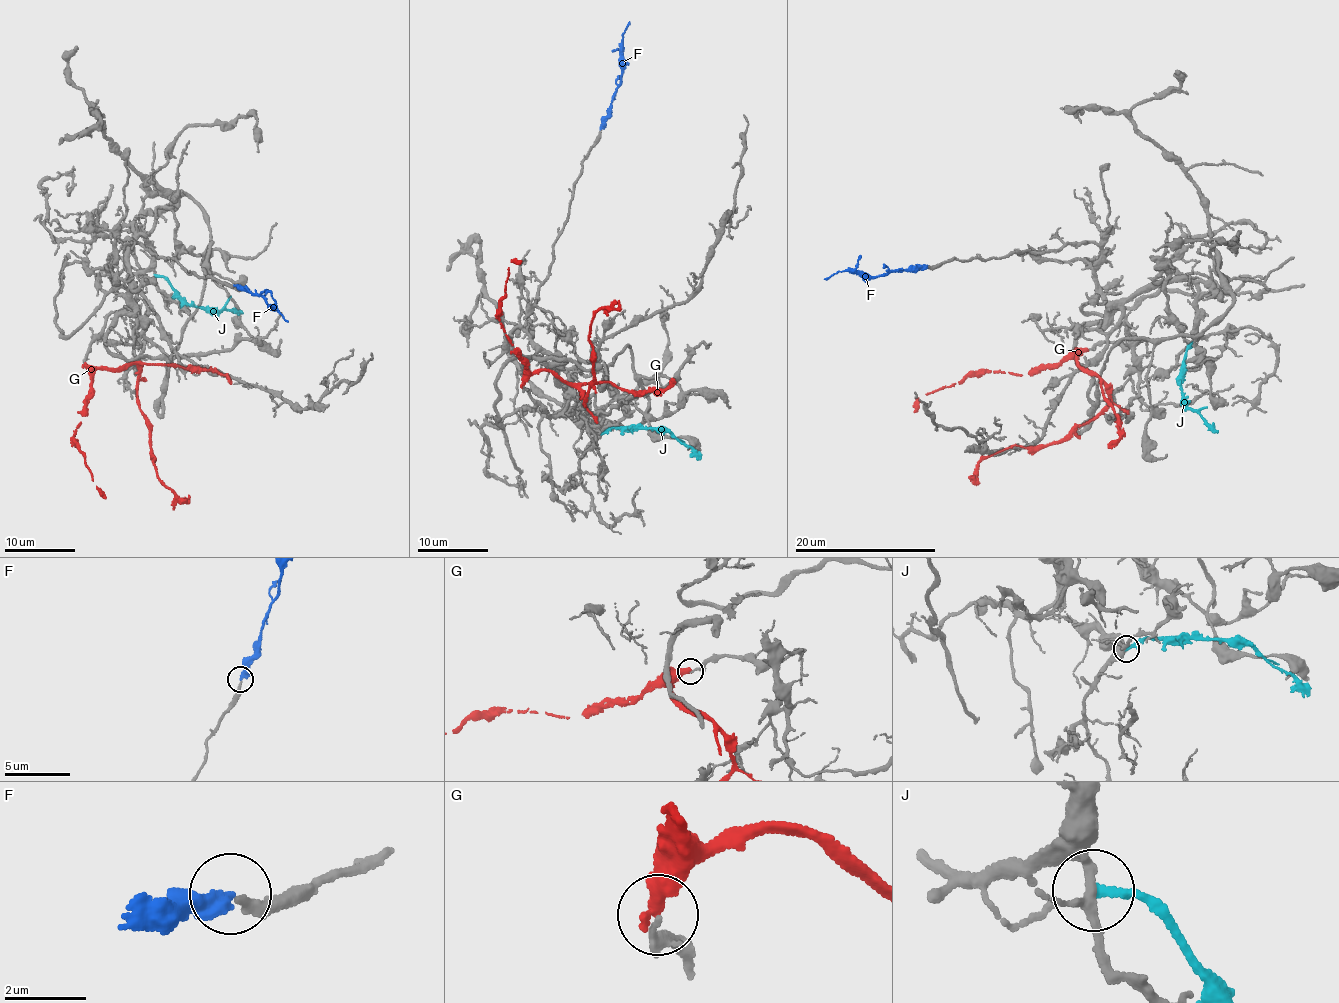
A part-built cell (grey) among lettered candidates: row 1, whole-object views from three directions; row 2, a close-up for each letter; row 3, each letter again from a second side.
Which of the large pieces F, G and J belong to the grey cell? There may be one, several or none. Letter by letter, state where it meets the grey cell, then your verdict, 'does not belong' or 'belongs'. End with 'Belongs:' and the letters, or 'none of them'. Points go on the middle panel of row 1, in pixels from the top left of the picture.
F: meets grey at (600, 128); belongs
G: meets grey at (523, 385); does not belong
J: meets grey at (602, 433); does not belong
Belongs: F

